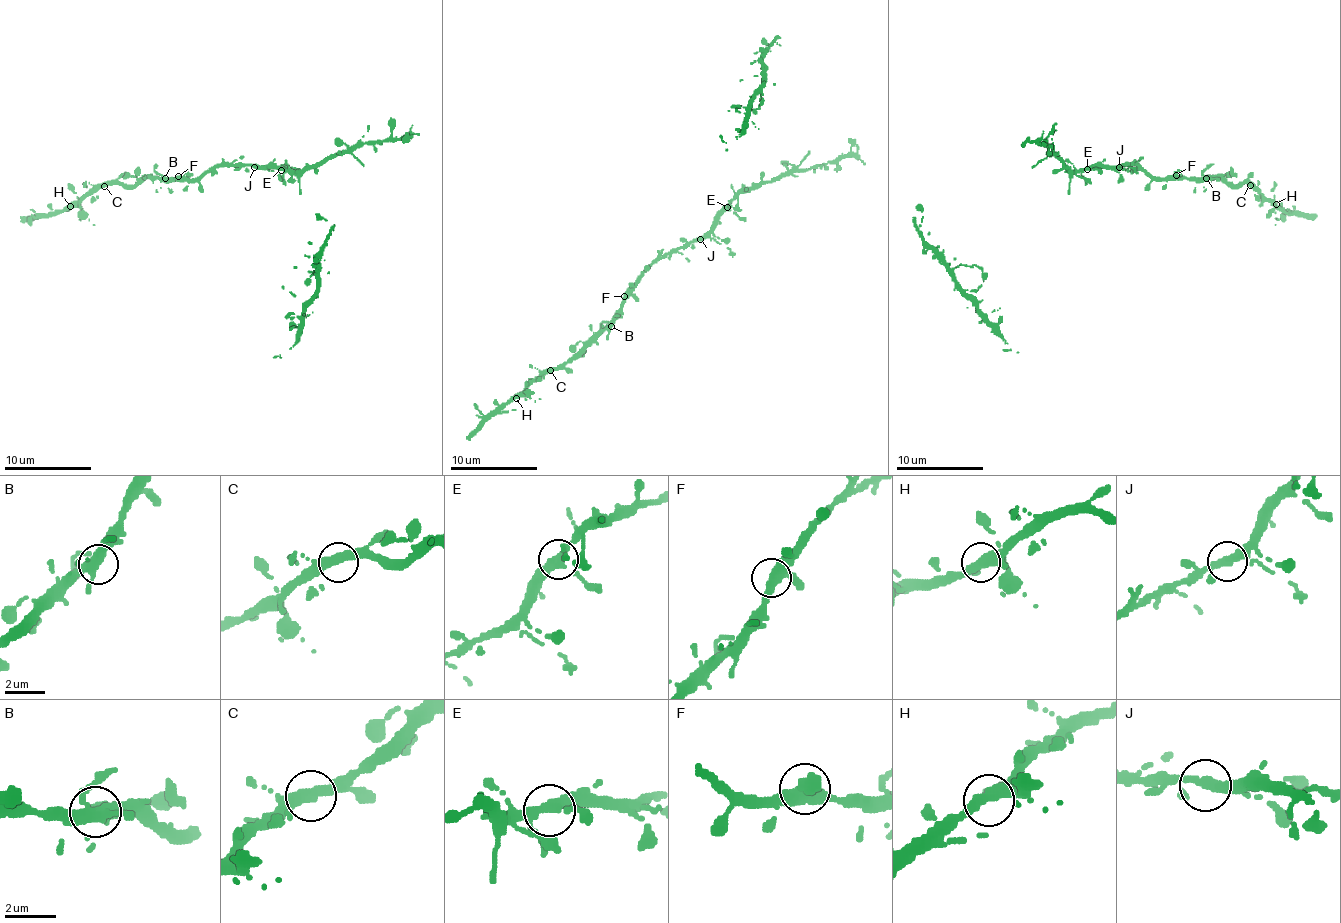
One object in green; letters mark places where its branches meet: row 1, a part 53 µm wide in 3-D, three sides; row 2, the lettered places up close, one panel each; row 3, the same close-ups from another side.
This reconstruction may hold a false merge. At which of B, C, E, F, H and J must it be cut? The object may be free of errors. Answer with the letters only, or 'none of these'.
none of these

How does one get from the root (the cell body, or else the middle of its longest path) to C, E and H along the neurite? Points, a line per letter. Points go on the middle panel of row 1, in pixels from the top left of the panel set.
C: (702, 236), (657, 258), (624, 300), (622, 311), (574, 357), (550, 370)
E: (702, 236), (726, 206)
H: (702, 236), (657, 258), (624, 300), (622, 311), (598, 335), (574, 357), (555, 368), (546, 368), (516, 398)

